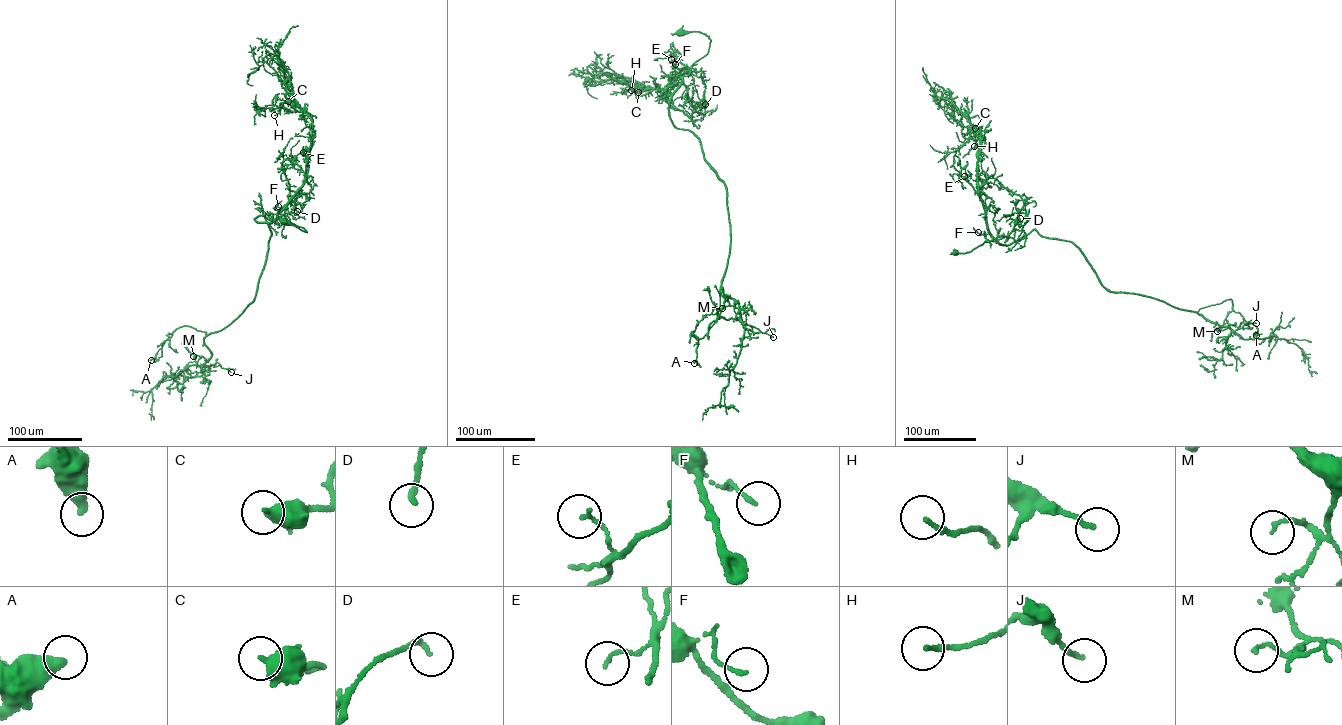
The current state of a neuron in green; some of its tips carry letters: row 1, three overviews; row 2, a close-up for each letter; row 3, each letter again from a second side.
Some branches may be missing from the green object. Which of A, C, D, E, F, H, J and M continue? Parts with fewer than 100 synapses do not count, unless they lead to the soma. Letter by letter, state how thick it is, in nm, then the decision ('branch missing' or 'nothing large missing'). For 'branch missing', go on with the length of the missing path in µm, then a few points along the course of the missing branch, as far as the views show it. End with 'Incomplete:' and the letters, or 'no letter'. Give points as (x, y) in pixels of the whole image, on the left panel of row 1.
A: 440 nm | nothing large missing
C: 500 nm | nothing large missing
D: 170 nm | nothing large missing
E: 130 nm | nothing large missing
F: 110 nm | nothing large missing
H: 160 nm | nothing large missing
J: 150 nm | nothing large missing
M: 120 nm | nothing large missing
Incomplete: no letter

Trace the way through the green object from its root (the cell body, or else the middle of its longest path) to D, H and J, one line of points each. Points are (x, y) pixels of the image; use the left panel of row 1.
D: (283, 221), (306, 232), (277, 216), (276, 219), (297, 211)
H: (283, 221), (306, 232), (277, 215), (306, 177), (312, 122), (304, 112), (284, 107), (274, 115)
J: (283, 221), (306, 232), (254, 219), (271, 233), (253, 301), (204, 338), (205, 365), (231, 372)

